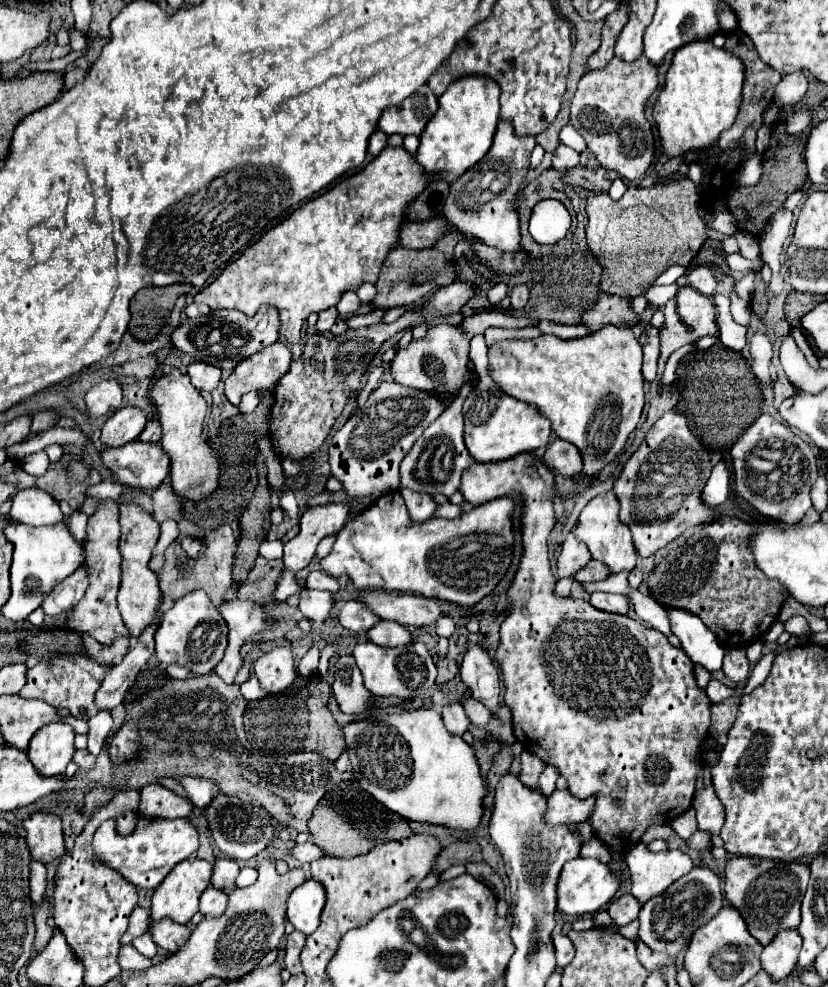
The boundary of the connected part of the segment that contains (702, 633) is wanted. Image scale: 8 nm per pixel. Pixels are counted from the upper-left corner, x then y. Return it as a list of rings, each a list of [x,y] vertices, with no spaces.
[[[667,608],[671,630],[679,638],[681,648],[687,652],[693,664],[703,666],[707,672],[717,672],[723,662],[723,646],[715,640],[715,634],[709,632],[697,616],[691,612],[671,612]]]

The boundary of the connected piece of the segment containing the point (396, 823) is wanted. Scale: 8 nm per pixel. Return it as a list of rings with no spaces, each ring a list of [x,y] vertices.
[[[355,780],[341,782],[335,790],[325,794],[309,820],[309,832],[313,834],[313,842],[319,844],[327,852],[327,856],[337,858],[361,856],[379,844],[413,836],[413,828],[407,820],[395,816],[395,812],[387,810],[371,794],[363,792]]]

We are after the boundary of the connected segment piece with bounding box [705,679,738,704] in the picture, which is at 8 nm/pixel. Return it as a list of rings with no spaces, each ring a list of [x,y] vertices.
[[[715,679],[709,681],[705,692],[712,704],[720,703],[730,696],[738,695],[736,690]]]

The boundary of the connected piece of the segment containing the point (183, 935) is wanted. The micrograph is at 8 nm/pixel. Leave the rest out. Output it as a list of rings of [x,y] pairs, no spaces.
[[[161,920],[151,924],[151,936],[157,946],[167,950],[169,954],[179,952],[179,948],[189,940],[191,930],[187,926],[181,926],[173,920]]]

